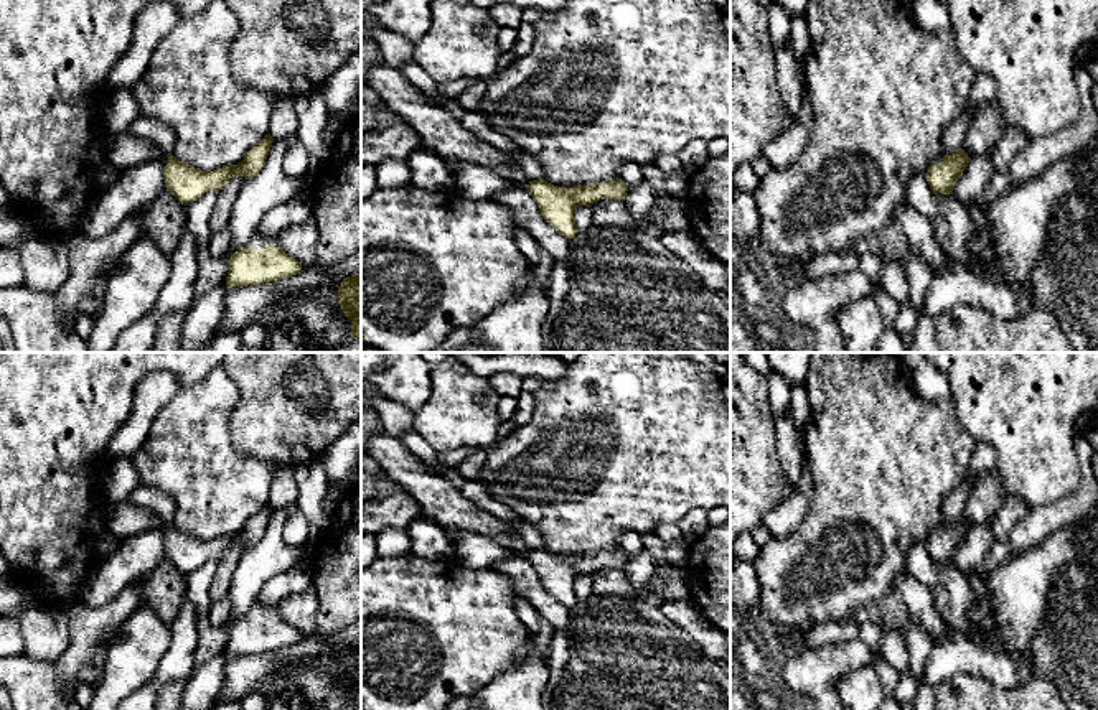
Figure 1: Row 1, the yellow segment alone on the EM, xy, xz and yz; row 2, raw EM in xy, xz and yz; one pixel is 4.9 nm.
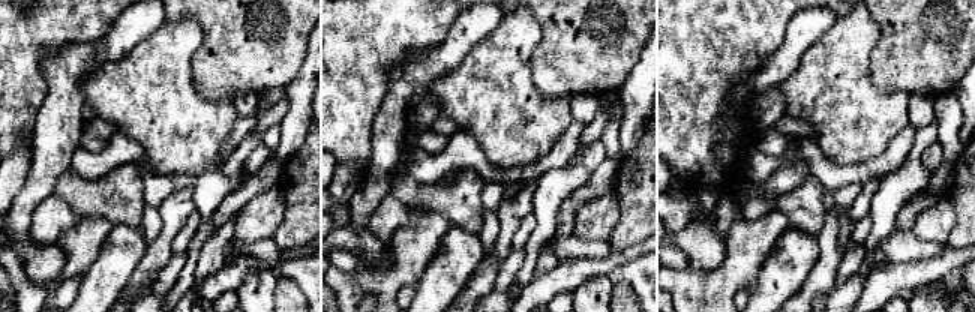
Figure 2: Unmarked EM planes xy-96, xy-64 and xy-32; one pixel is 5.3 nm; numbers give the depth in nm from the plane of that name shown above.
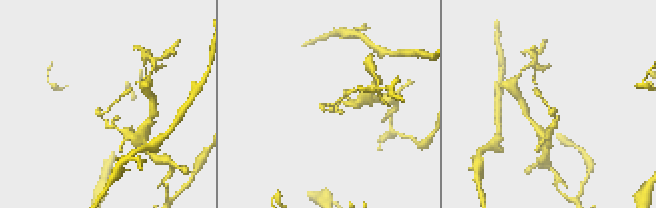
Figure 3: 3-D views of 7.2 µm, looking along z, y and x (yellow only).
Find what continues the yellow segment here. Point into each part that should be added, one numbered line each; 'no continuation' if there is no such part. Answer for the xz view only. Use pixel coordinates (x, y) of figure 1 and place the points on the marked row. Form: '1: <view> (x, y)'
1: xz (472, 182)

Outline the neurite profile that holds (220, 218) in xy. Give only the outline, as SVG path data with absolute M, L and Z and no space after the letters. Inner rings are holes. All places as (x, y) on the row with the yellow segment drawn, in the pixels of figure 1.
M234 176L218 191L218 203L209 217L211 232L229 227L231 209L246 180L246 176Z

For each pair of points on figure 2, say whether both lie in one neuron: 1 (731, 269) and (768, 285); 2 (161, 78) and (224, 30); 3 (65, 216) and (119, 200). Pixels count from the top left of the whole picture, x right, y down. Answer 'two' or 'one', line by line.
1: two
2: two
3: two

